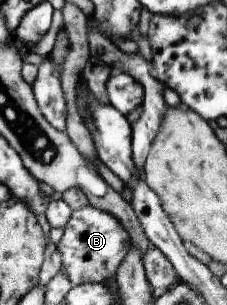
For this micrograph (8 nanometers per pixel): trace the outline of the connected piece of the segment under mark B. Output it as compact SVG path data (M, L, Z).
M89 205L72 212L65 232L56 246L62 259L60 271L74 286L78 286L84 283L104 283L107 278L115 276L128 247L131 246L131 241L130 235L116 217Z

